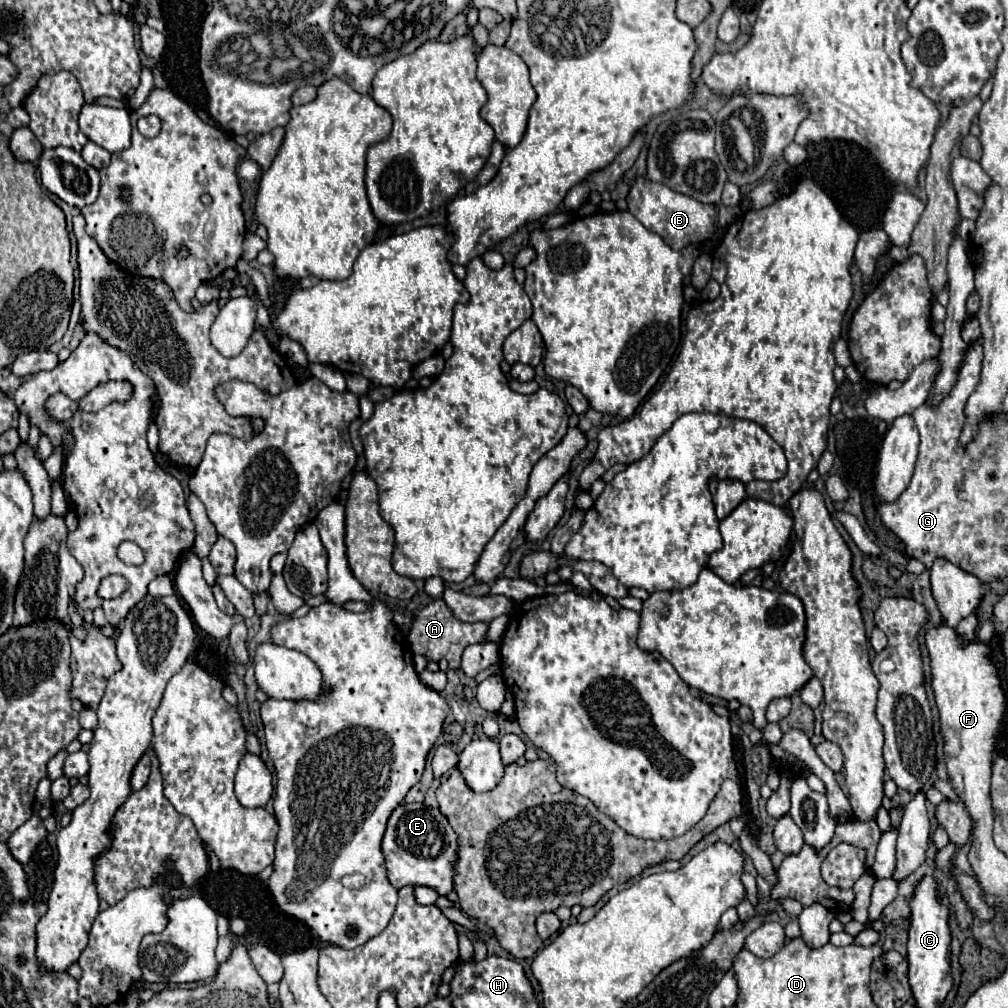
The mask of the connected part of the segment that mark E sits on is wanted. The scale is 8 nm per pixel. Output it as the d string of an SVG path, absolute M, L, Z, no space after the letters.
M422 802L398 806L388 820L382 852L386 858L388 880L396 890L402 886L428 886L436 890L438 896L448 896L454 890L458 842L456 832L438 808L424 806Z

